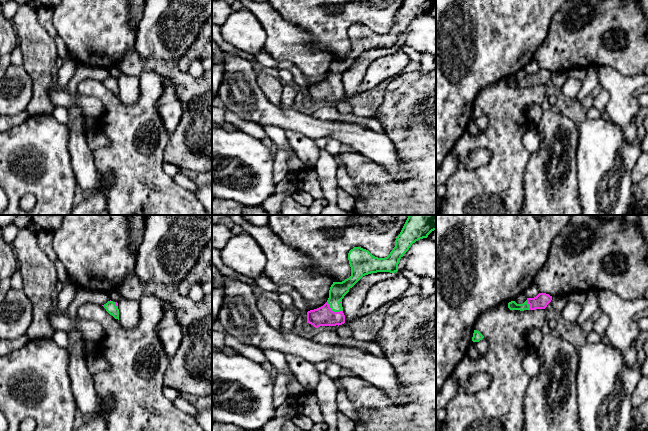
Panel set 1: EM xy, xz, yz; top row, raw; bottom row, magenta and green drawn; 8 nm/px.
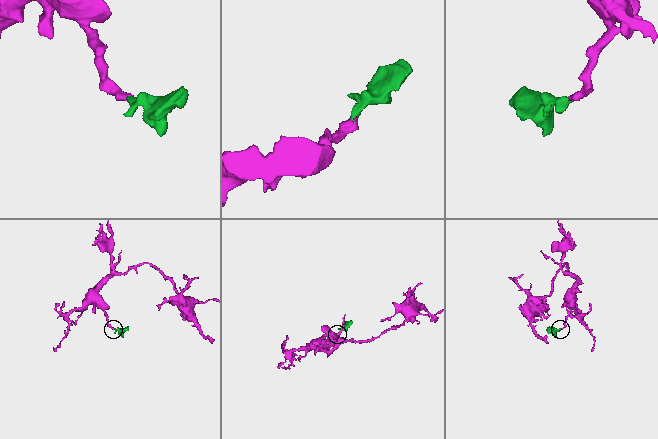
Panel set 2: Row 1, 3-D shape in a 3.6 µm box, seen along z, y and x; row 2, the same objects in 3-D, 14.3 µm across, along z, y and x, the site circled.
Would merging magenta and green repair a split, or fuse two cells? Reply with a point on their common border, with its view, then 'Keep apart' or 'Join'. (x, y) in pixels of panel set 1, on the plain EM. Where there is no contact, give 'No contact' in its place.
Touches magenta at xz (333, 87). Join

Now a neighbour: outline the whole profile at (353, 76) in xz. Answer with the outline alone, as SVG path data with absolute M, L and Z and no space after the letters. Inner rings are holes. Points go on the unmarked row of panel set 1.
M359 61L352 65L342 75L345 99L350 99L359 95L359 87L365 77L369 61Z

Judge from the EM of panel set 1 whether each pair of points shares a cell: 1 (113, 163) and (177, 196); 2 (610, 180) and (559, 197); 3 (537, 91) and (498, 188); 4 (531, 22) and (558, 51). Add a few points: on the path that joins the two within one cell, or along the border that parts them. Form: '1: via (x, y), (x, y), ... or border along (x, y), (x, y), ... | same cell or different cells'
1: via (129, 173), (152, 196), (161, 196) | same cell
2: border along (577, 167), (577, 194), (581, 204) | different cells
3: via (512, 114), (507, 119), (506, 126), (506, 163) | same cell
4: border along (552, 15), (546, 38), (539, 46), (533, 58) | different cells

